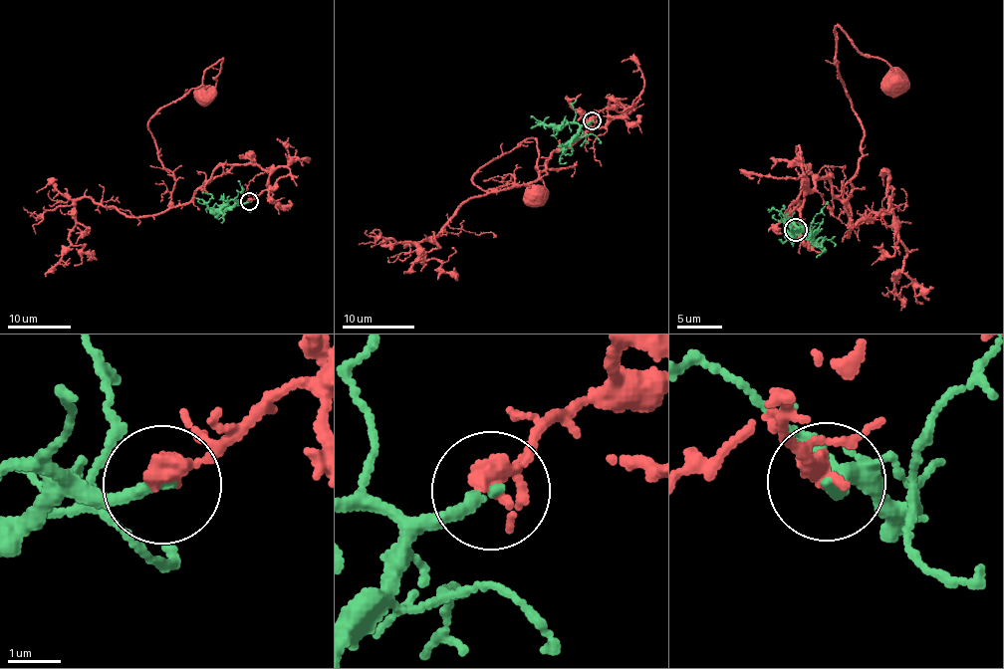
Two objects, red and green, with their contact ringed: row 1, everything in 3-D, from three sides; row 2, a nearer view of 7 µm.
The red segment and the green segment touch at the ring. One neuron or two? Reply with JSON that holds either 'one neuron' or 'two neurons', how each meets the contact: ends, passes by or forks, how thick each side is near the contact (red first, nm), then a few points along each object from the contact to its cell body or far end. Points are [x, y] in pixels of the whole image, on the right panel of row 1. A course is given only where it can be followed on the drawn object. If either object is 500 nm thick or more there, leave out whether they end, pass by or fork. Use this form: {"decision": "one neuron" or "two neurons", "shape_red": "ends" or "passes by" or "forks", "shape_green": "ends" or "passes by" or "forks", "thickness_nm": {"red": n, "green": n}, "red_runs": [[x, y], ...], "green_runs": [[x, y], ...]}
{"decision": "two neurons", "shape_red": "ends", "shape_green": "ends", "thickness_nm": {"red": 440, "green": 240}, "red_runs": [[795, 230], [805, 185], [828, 175], [852, 226], [862, 121], [837, 26], [893, 85]], "green_runs": [[795, 230], [794, 222], [788, 234], [782, 221], [783, 207]]}

